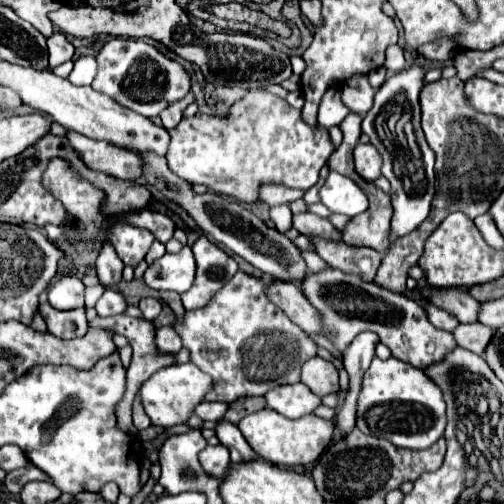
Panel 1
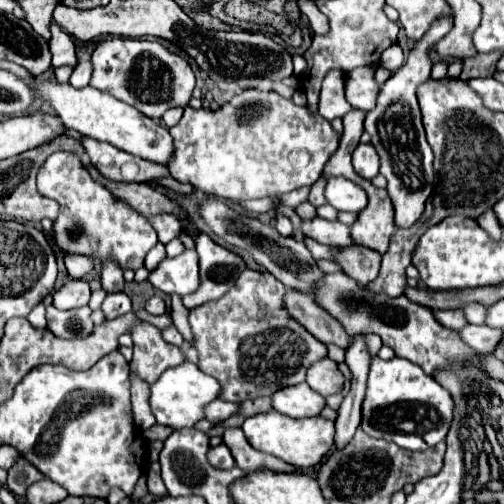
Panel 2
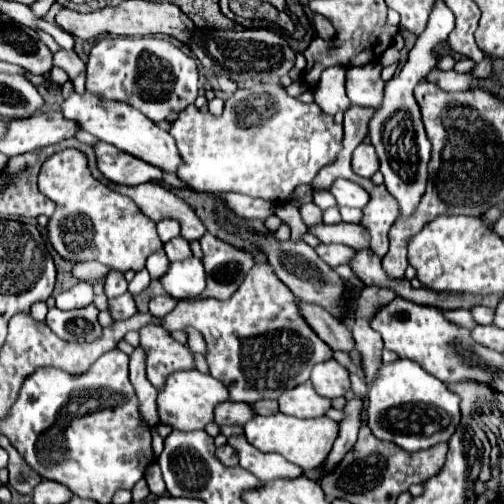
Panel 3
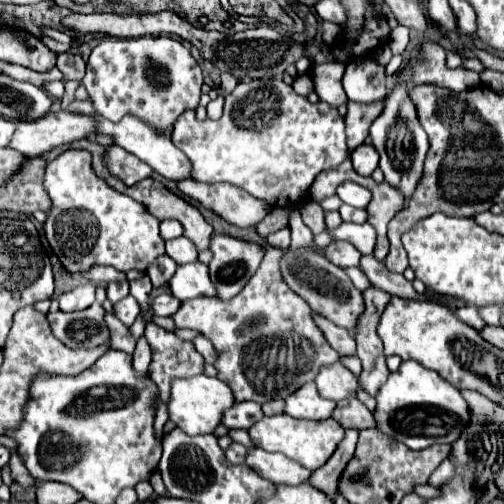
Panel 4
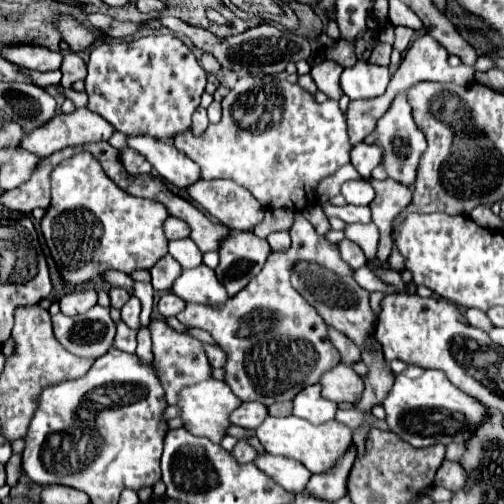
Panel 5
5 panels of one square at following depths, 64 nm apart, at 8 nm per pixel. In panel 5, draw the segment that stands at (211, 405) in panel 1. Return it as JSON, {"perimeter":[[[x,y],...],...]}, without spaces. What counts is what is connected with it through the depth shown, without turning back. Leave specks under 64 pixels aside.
{"perimeter":[[[242,402],[240,408],[236,408],[230,414],[230,424],[254,430],[256,424],[260,424],[266,416],[268,416],[268,412],[266,412],[264,404],[260,404],[260,402]]]}

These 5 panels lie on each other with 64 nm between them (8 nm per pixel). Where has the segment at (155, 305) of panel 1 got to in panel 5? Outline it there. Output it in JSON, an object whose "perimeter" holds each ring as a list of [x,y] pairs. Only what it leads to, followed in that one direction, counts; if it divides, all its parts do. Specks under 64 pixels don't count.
{"perimeter":[[[172,292],[162,294],[162,298],[158,300],[158,312],[160,312],[160,316],[164,316],[164,318],[176,316],[178,312],[184,310],[184,306],[186,306],[186,302],[180,300],[180,298],[178,298],[176,294],[172,294]]]}

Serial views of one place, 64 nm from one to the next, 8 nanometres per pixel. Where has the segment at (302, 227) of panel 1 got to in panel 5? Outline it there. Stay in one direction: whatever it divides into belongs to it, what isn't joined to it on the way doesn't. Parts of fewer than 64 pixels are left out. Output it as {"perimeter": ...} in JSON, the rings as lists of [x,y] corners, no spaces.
{"perimeter":[[[370,222],[370,224],[348,224],[344,228],[344,234],[348,240],[356,242],[368,260],[376,258],[376,246],[378,246],[378,228]]]}

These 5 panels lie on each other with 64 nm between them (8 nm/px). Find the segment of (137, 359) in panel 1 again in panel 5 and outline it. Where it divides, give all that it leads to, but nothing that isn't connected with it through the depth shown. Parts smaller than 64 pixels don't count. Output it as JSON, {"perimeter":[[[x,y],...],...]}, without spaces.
{"perimeter":[[[162,318],[160,320],[152,320],[150,322],[150,334],[152,334],[152,352],[154,352],[154,370],[158,374],[158,380],[164,386],[166,392],[166,402],[168,404],[176,404],[178,400],[178,392],[184,386],[192,386],[200,380],[208,380],[210,378],[210,364],[208,358],[202,350],[202,342],[196,338],[190,338],[188,334],[180,334],[174,332]]]}

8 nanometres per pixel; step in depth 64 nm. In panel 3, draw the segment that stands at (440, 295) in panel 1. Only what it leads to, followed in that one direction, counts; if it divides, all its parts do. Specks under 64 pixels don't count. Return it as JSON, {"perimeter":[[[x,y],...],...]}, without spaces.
{"perimeter":[[[474,306],[470,312],[472,312],[472,318],[476,320],[476,324],[492,324],[492,314],[494,314],[492,308]]]}

